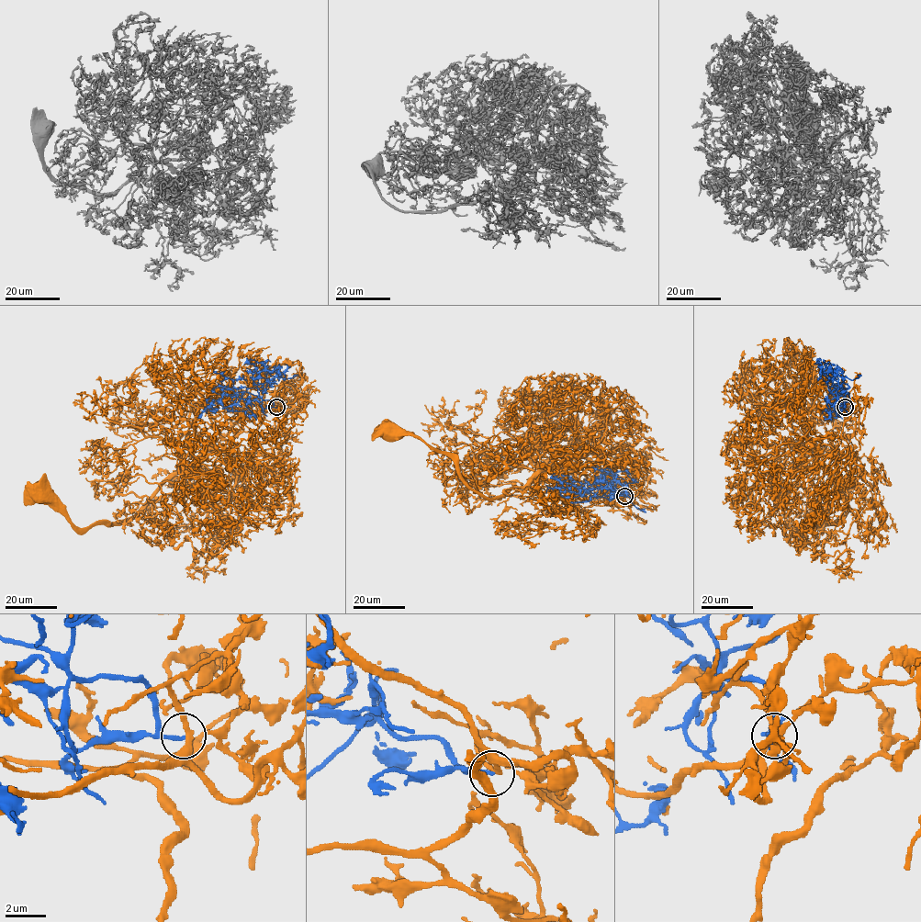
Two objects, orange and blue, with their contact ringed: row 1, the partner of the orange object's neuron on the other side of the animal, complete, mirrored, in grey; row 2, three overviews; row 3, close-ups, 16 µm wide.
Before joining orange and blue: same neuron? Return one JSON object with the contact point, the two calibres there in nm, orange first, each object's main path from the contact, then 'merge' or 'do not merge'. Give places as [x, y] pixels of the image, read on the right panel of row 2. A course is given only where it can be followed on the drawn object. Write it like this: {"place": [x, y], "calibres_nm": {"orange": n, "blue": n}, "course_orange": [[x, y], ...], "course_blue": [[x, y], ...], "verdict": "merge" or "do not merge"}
{"place": [845, 407], "calibres_nm": {"orange": 220, "blue": 160}, "course_orange": [[845, 408], [825, 414], [815, 406], [806, 435], [836, 475], [845, 514], [792, 528], [780, 495]], "course_blue": [[845, 408], [844, 401], [837, 400], [838, 394], [841, 394], [836, 400], [840, 409], [831, 411], [825, 398]], "verdict": "do not merge"}

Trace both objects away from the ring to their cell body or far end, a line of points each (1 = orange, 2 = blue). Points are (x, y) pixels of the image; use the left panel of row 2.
1: (277, 408), (256, 414), (252, 406), (241, 410), (240, 432), (218, 438), (121, 522), (77, 528), (40, 495)
2: (277, 408), (269, 399), (243, 399), (233, 394), (213, 400), (217, 410), (212, 411), (209, 398)

